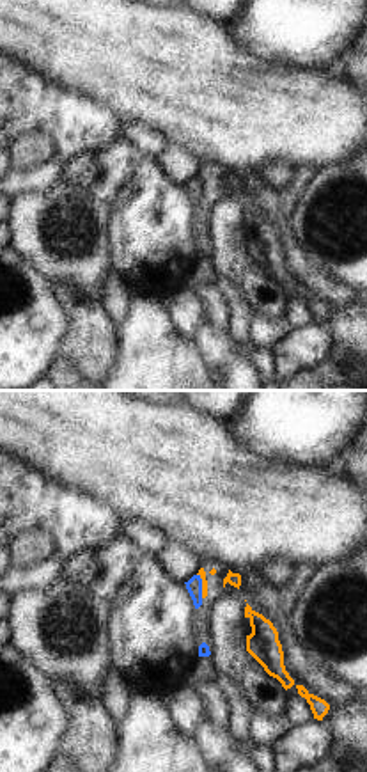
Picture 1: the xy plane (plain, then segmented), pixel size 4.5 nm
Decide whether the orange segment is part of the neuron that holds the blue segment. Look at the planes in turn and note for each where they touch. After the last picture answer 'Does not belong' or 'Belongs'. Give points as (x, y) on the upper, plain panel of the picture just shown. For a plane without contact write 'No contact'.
Touches blue at (201, 189).

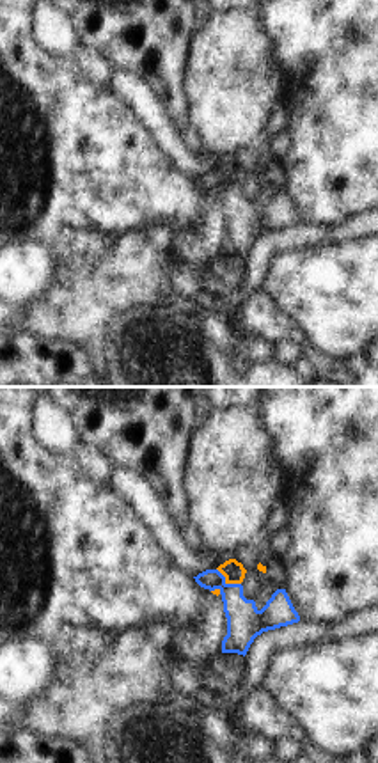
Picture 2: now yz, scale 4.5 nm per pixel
Touches blue at (228, 187).

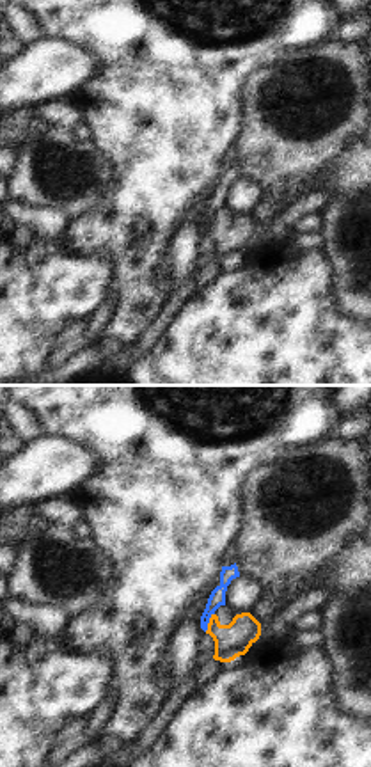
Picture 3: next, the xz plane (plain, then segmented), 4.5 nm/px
Touches blue at (208, 224).

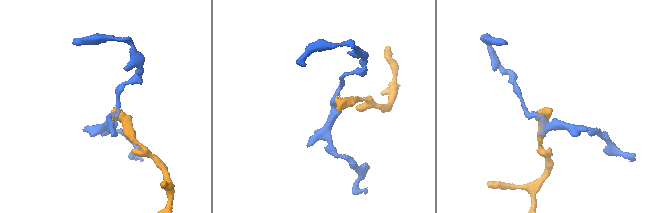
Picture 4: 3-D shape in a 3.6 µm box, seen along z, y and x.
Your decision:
Does not belong.

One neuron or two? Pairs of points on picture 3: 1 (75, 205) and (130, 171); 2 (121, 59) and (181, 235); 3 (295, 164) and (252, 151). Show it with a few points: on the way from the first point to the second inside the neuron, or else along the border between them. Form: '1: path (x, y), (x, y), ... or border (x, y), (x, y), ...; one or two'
1: border (94, 146), (107, 164), (110, 185), (82, 213); two
2: border (203, 192), (183, 215), (165, 253); two
3: path (284, 153), (263, 151); one

